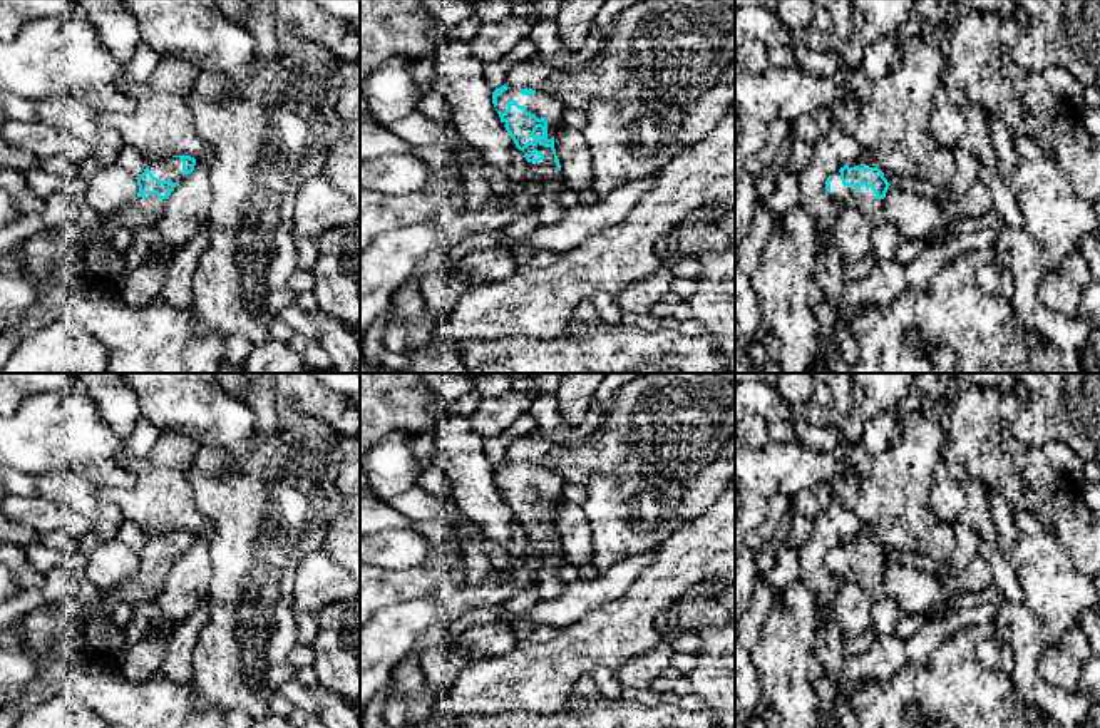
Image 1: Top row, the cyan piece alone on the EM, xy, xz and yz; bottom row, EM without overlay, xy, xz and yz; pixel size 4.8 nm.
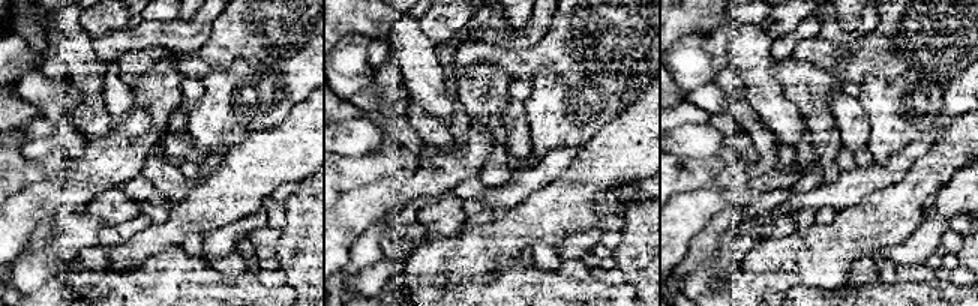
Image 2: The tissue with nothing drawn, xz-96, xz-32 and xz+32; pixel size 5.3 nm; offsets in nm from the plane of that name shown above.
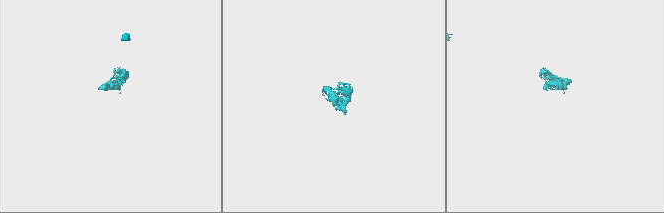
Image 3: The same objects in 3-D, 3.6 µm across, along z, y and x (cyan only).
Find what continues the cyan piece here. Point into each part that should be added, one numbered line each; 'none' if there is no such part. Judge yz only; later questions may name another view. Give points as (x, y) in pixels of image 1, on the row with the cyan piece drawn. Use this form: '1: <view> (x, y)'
1: yz (864, 199)

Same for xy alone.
1: xy (171, 168)

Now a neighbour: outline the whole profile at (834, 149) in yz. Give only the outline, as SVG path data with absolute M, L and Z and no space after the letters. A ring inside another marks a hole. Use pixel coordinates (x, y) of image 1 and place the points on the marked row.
M832 122L829 131L814 144L812 162L799 176L800 206L825 238L835 239L835 224L844 209L830 199L825 181L830 174L856 161L861 152L857 142Z

